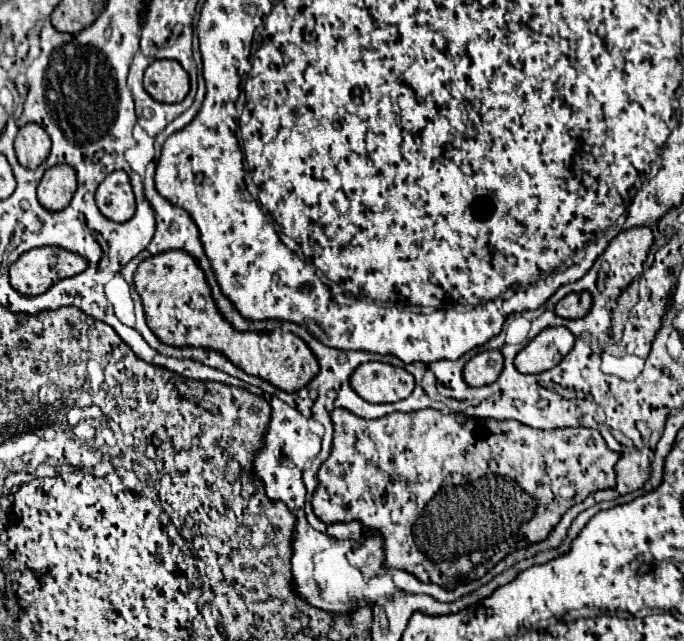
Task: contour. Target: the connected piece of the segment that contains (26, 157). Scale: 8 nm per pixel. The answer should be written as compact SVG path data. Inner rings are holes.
M25 124L23 128L19 128L19 134L15 138L15 152L21 166L29 170L39 168L49 156L49 150L51 150L51 140L41 126Z

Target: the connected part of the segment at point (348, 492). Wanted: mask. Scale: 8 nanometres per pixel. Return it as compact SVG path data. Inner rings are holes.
M335 408L331 412L331 420L335 426L333 434L333 450L331 456L321 464L319 468L319 486L313 494L313 512L323 522L351 522L359 520L363 522L365 530L375 532L379 530L385 538L385 566L389 568L401 568L411 574L415 574L423 582L435 582L443 584L443 578L449 578L453 584L461 584L473 578L481 578L489 568L493 568L503 556L511 554L513 550L525 548L533 542L545 540L547 534L553 530L553 526L559 522L561 514L569 510L573 504L585 500L591 492L613 488L615 486L615 462L619 460L619 454L609 450L599 430L593 428L555 428L555 430L535 430L529 428L517 420L489 420L489 418L469 418L469 416L455 416L455 414L443 414L439 410L417 410L417 412L393 412L377 420L365 420L361 416L355 416L353 412L345 408ZM563 486L571 486L575 490L573 498L563 498L559 492Z

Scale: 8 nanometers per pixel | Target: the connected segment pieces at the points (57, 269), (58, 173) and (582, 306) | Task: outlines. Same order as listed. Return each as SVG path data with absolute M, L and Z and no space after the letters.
M43 246L33 248L11 264L11 286L23 296L39 296L63 278L71 278L87 268L87 262L69 250Z
M61 164L61 166L53 166L45 172L45 176L37 188L37 198L45 210L61 212L69 206L75 190L77 190L75 170L67 164Z
M577 292L569 294L563 300L557 302L555 314L561 318L581 318L591 308L591 294L589 292Z

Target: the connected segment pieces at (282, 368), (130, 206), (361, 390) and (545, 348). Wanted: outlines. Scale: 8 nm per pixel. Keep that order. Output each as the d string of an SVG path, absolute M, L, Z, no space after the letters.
M171 250L143 260L135 272L135 288L143 300L145 320L151 332L173 346L195 346L221 352L243 372L257 376L279 390L295 392L307 386L319 372L317 358L309 346L295 334L273 332L237 332L217 310L203 270L183 250Z
M123 170L111 172L95 194L99 212L113 222L127 222L135 214L135 198L129 176Z
M365 362L351 376L351 388L369 402L397 402L413 392L415 380L405 368L383 362Z
M545 328L523 350L517 352L515 368L521 374L541 374L557 366L573 348L573 342L575 336L567 328Z

